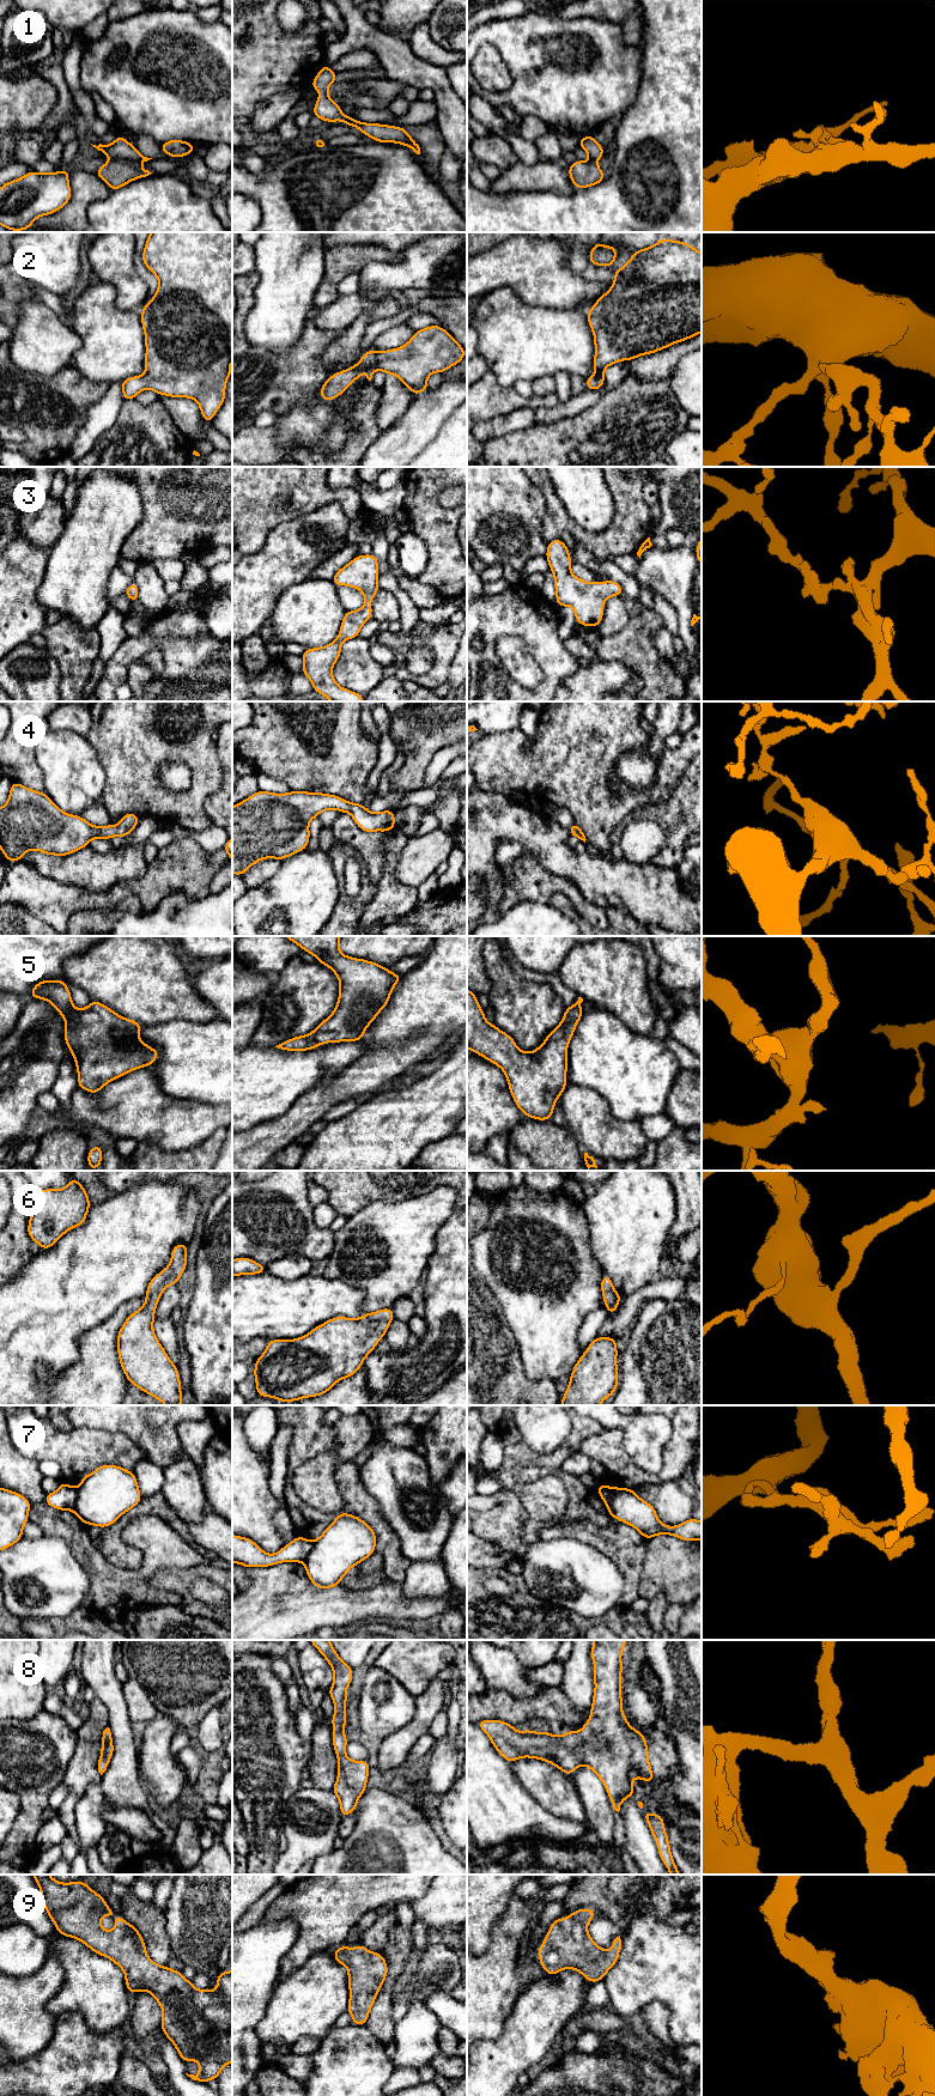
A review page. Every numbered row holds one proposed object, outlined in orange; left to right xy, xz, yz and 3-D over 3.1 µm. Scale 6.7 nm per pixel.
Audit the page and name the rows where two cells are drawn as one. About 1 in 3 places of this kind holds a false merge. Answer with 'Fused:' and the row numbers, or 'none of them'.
Fused: 1, 7

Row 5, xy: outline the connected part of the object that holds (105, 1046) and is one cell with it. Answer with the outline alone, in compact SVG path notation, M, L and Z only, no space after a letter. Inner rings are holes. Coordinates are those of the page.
M62 979L38 982L31 990L31 998L42 998L54 1006L66 1023L65 1041L73 1053L78 1070L78 1087L96 1094L107 1083L129 1071L153 1064L159 1053L148 1047L139 1037L142 1025L126 1019L101 1002L92 1001L86 1008L78 1009L72 1003L68 986Z

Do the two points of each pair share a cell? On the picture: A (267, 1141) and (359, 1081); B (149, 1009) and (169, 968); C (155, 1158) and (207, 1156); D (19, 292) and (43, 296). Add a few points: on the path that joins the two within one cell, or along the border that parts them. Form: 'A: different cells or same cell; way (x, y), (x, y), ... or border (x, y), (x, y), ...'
A: same cell; way (290, 1127), (322, 1097), (337, 1089)
B: same cell; way (150, 1000), (151, 986), (159, 978)
C: same cell; way (168, 1158), (194, 1158)
D: different cells; border (32, 286), (37, 299)

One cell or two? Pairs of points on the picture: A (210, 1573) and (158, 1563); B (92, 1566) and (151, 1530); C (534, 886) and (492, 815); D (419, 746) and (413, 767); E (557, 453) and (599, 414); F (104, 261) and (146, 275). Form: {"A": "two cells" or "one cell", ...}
{"A": "two cells", "B": "one cell", "C": "two cells", "D": "one cell", "E": "one cell", "F": "two cells"}

